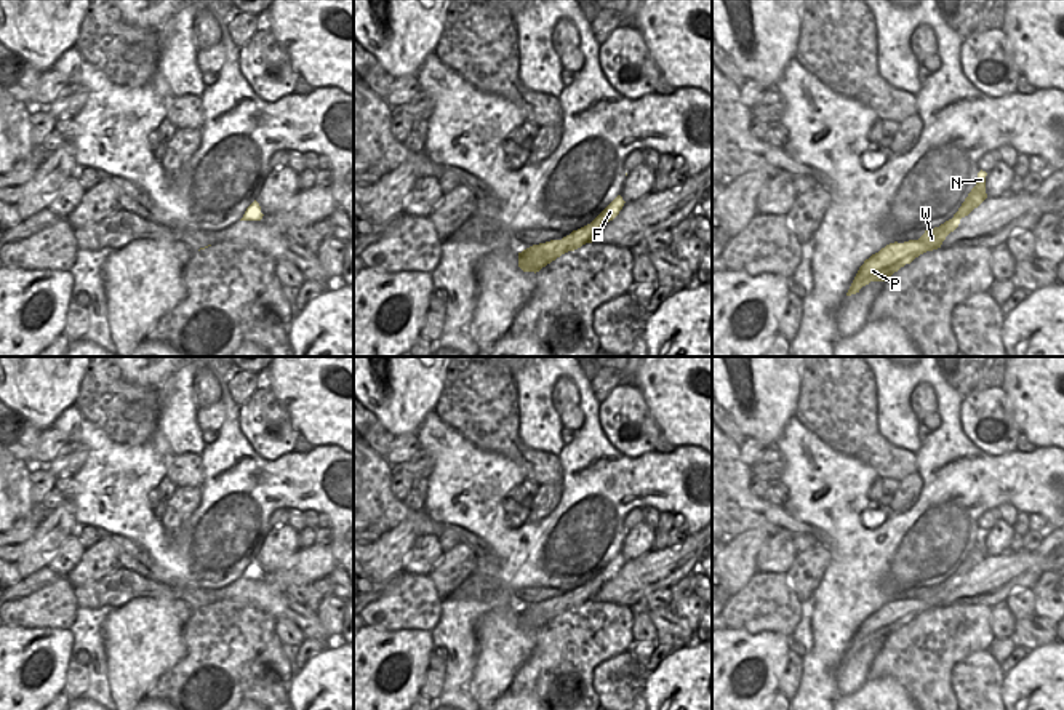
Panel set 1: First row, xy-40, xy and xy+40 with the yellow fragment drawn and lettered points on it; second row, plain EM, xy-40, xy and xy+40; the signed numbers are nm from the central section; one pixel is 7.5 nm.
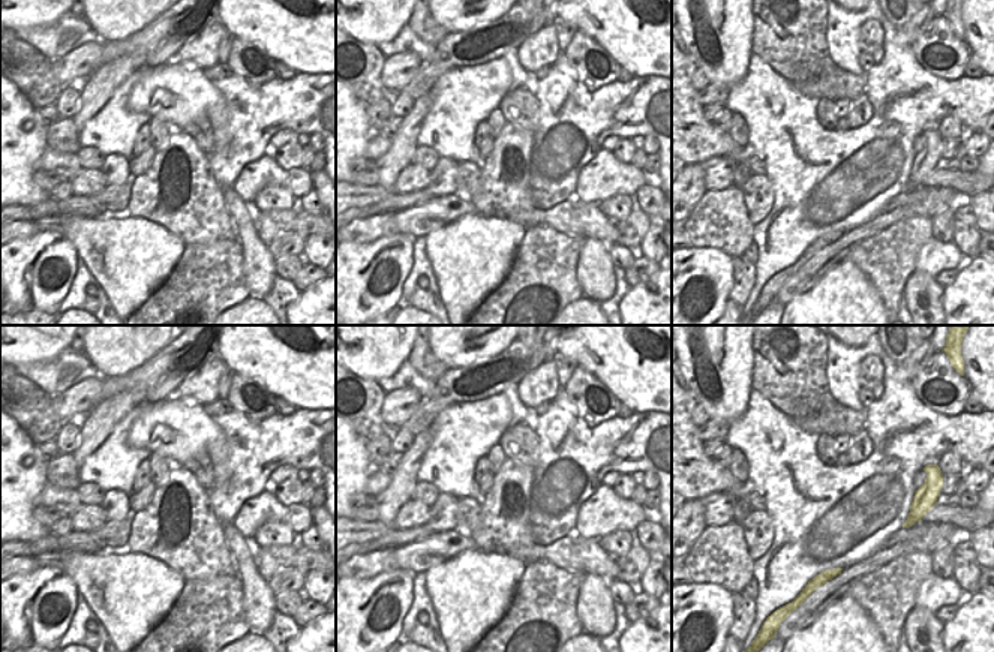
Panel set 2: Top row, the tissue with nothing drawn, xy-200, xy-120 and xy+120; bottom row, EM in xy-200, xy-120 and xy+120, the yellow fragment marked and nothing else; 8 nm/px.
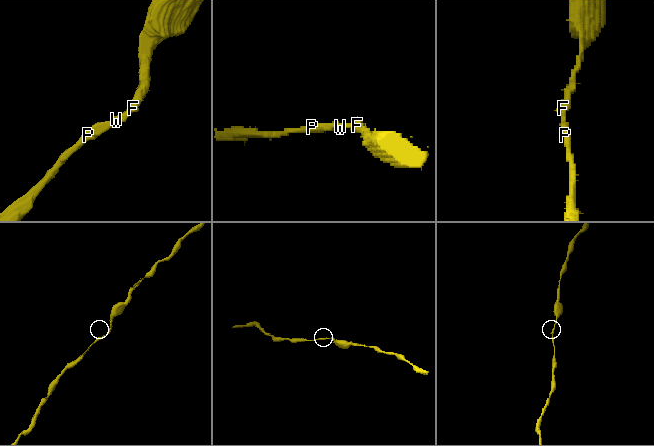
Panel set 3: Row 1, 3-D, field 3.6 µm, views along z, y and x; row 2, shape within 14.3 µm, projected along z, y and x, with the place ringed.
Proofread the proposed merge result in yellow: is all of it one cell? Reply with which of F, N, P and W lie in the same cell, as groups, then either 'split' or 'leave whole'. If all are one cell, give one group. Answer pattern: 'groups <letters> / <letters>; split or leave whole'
groups F N P W; leave whole

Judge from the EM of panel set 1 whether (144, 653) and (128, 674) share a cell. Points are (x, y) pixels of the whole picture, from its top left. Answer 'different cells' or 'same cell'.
same cell

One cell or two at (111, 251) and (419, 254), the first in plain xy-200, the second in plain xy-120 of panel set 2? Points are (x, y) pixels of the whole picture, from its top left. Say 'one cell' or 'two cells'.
two cells

